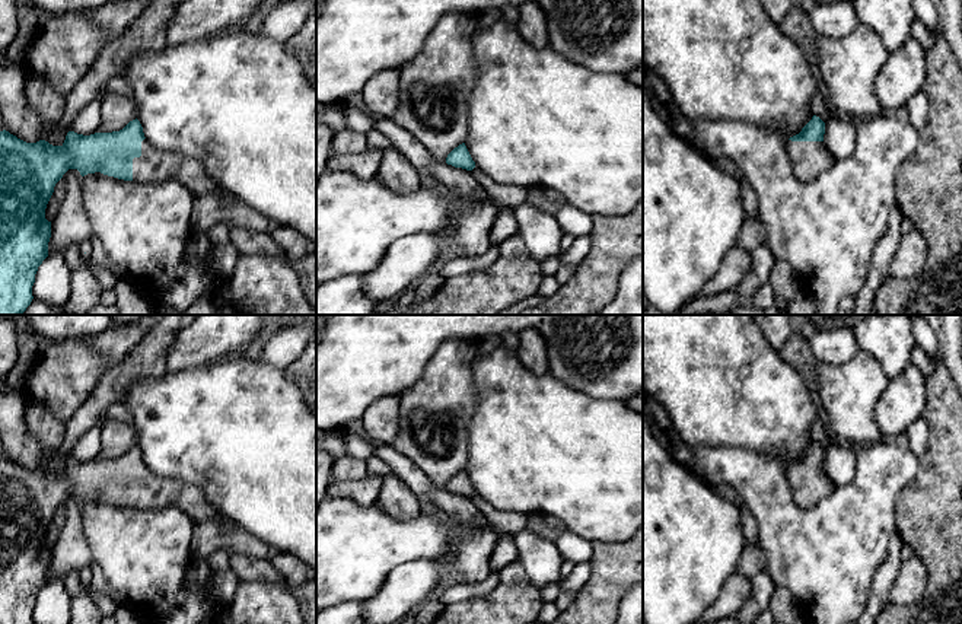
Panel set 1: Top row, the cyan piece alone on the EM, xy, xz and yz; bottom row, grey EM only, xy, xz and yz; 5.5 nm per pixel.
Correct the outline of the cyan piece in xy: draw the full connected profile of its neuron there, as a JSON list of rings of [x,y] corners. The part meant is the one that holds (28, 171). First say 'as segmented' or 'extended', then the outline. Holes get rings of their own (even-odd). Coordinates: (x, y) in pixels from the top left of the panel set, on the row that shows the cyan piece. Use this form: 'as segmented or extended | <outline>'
extended | [[[130,121],[122,130],[112,133],[95,133],[90,136],[69,131],[61,146],[52,146],[45,140],[26,143],[9,131],[0,131],[0,315],[22,315],[31,305],[35,274],[48,257],[51,238],[51,222],[45,219],[47,204],[54,192],[55,184],[69,169],[77,169],[82,176],[101,172],[124,181],[162,182],[176,179],[195,197],[217,194],[223,203],[232,204],[236,195],[220,188],[207,173],[204,165],[194,157],[176,152],[166,152],[153,146],[143,133],[140,121]]]

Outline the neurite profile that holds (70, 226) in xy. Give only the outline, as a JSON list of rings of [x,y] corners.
[[[69,169],[63,179],[67,184],[66,198],[55,219],[51,220],[48,255],[66,251],[70,245],[77,245],[87,254],[96,235],[83,206],[82,175],[77,169]]]

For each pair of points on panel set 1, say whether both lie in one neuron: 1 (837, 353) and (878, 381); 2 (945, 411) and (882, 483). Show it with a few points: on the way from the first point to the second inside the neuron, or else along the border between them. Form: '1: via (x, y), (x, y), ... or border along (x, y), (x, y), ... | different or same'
1: border along (859, 349), (850, 359), (841, 363), (818, 363) | different
2: border along (919, 458), (917, 473), (901, 489) | different

